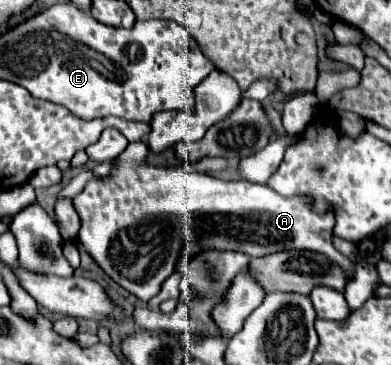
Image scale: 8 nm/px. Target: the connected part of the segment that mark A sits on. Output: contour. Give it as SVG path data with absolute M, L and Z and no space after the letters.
M130 142L128 148L118 156L118 160L114 162L114 170L106 180L90 180L86 184L86 188L74 198L74 206L76 212L82 218L82 228L78 234L78 240L82 240L84 248L90 252L90 256L100 264L100 268L114 280L118 282L122 288L126 288L128 292L132 292L136 298L148 302L156 292L160 292L160 284L174 272L174 264L178 264L178 252L180 248L184 252L200 252L202 248L228 248L228 250L238 250L238 252L246 252L252 258L260 258L260 256L268 256L274 252L282 252L282 250L314 250L314 252L324 252L326 256L330 256L330 260L338 262L342 268L346 268L346 272L350 276L354 276L354 264L342 256L334 246L332 246L332 230L334 230L334 212L330 212L330 208L326 212L314 212L312 208L312 200L310 196L280 196L276 190L272 190L268 184L256 184L256 182L248 182L248 180L238 180L238 182L226 182L208 174L200 174L188 168L160 168L160 166L150 166L144 162L148 150L146 150L146 142Z

